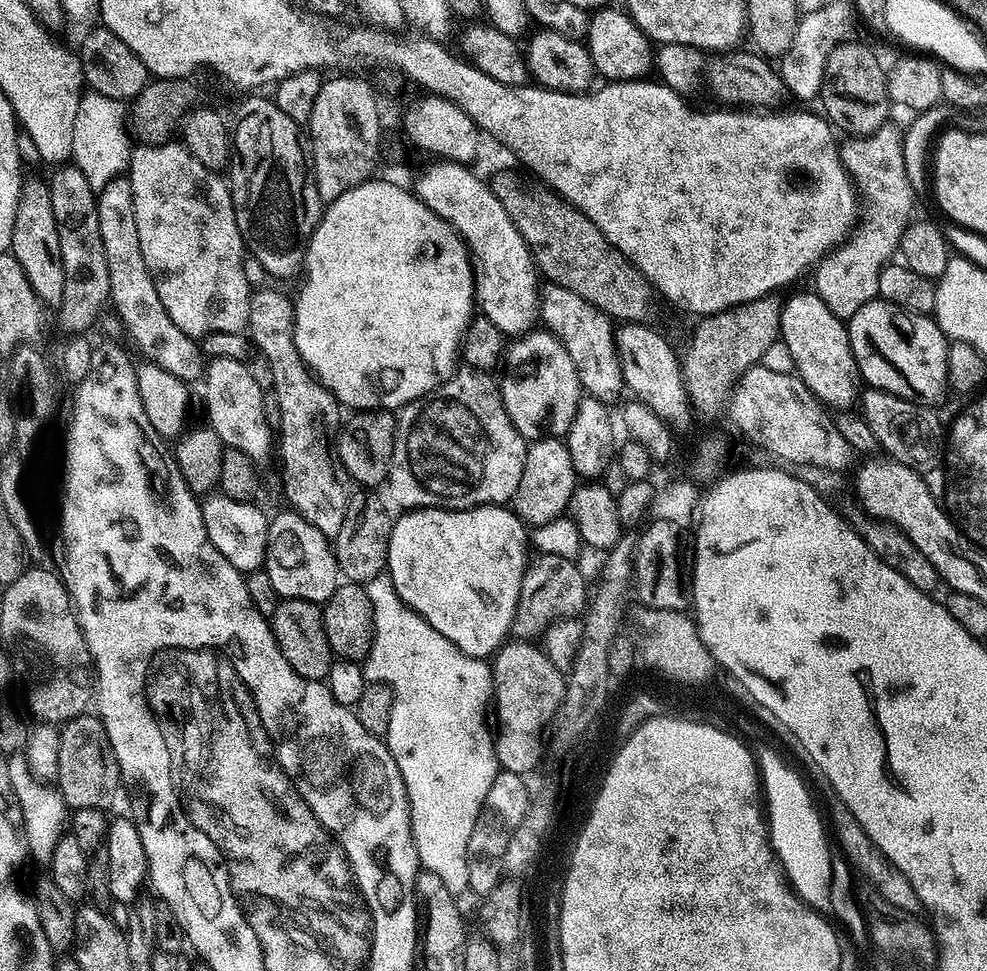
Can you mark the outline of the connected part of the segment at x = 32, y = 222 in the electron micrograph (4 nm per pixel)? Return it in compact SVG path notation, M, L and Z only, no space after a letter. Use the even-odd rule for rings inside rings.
M42 179L23 181L18 202L18 214L14 216L14 234L12 235L12 247L10 249L14 258L18 258L18 266L26 274L26 282L34 290L41 305L53 310L59 309L64 303L62 289L66 286L66 274L62 270L62 246L58 246L58 222L54 222L54 206L50 206L50 190L47 183Z

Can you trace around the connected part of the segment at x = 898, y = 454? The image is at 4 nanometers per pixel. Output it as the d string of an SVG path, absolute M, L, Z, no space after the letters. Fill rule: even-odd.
M865 387L858 400L858 412L870 428L877 445L893 460L928 474L931 468L941 467L946 456L946 424L932 413L931 407L915 404L877 388Z

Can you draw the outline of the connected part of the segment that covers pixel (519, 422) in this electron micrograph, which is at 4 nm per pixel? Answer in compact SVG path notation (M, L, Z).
M533 330L517 336L507 345L506 364L512 367L509 376L499 377L500 397L510 414L510 422L525 440L560 438L567 433L570 422L582 399L578 370L566 354L566 346L547 330Z

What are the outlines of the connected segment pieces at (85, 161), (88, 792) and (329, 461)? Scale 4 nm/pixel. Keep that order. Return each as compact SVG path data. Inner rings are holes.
M88 90L83 93L78 102L78 114L74 114L74 142L72 143L71 159L76 167L86 174L86 182L90 186L99 190L110 182L110 178L121 175L127 169L128 160L132 157L133 145L130 141L130 128L126 123L126 104L125 101L106 98L102 94Z
M95 714L76 716L60 728L58 774L55 778L61 798L69 809L111 809L116 795L122 792L120 767L114 758L110 738L106 738L104 723Z
M272 288L253 291L250 298L250 314L248 315L247 335L254 345L255 351L270 362L273 371L273 384L271 391L278 402L278 456L280 452L280 472L284 475L284 496L288 499L287 507L297 512L310 526L322 530L322 534L335 538L338 530L342 530L342 518L346 518L346 506L350 495L348 471L340 465L340 457L336 455L334 437L341 423L341 405L313 376L310 369L304 365L302 354L298 354L298 346L294 342L294 314L296 313L293 301L288 300L280 292Z

